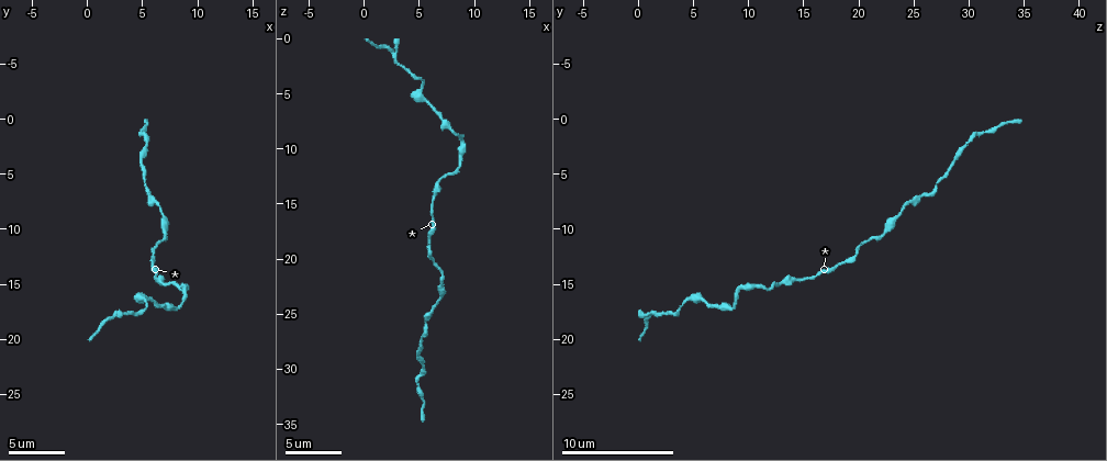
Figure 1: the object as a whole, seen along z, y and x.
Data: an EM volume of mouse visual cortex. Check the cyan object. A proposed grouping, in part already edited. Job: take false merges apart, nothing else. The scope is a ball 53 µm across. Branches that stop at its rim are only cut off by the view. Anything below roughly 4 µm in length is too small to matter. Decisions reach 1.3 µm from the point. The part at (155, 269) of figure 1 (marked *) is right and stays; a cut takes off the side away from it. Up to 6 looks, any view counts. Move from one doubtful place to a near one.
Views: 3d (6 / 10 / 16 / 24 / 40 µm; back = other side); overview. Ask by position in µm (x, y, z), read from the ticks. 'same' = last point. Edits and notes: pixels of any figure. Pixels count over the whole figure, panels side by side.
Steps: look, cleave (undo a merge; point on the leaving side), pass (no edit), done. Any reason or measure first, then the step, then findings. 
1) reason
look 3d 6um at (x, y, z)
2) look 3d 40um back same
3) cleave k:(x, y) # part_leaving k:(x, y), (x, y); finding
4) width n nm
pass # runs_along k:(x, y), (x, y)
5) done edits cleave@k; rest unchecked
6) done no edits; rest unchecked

sudden change in width
look 3d 6um at (7.0, 14.8, 12.6)

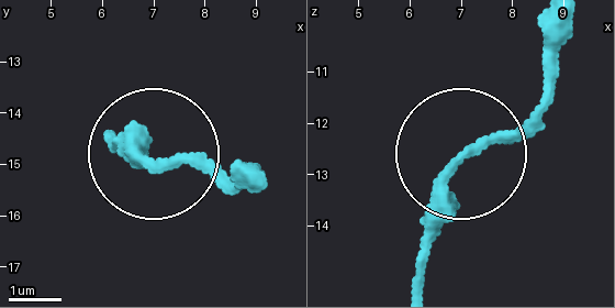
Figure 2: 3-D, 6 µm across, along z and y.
look 3d 6um back at (6.90, 14.95, 12.80)

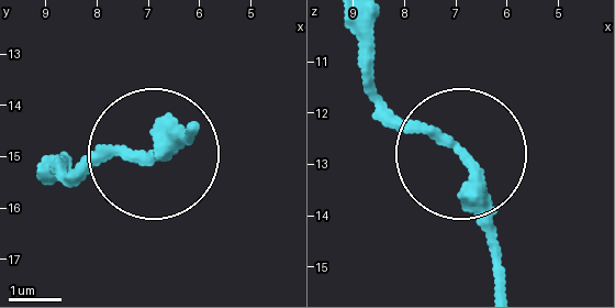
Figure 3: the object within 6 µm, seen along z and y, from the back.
pass # runs_along 3:(500, 285), (482, 179), (368, 79); continuous, no second cell

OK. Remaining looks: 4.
sudden change in width
look 3d 6um at (5.6, 6.8, 26.4)

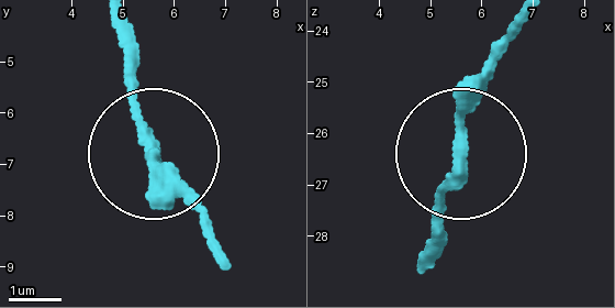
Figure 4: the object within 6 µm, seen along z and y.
pass # continuous, no second cell

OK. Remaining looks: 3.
sudden change in width
look 3d 10um at (7.2, 10.8, 21.8)

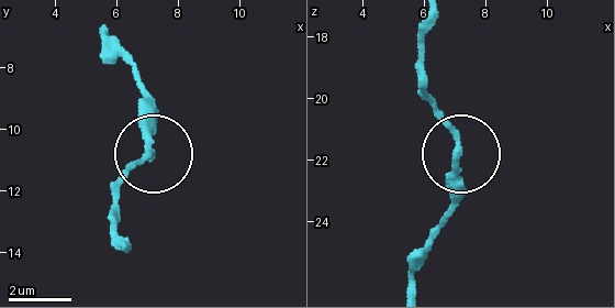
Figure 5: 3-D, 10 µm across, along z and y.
look 3d 10um back at (7.0, 10.8, 21.8)

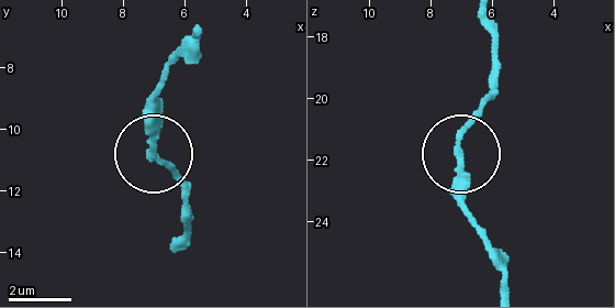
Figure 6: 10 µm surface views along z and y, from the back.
width 210 nm
pass # one cell here

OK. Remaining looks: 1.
done no edits; rest unchecked

